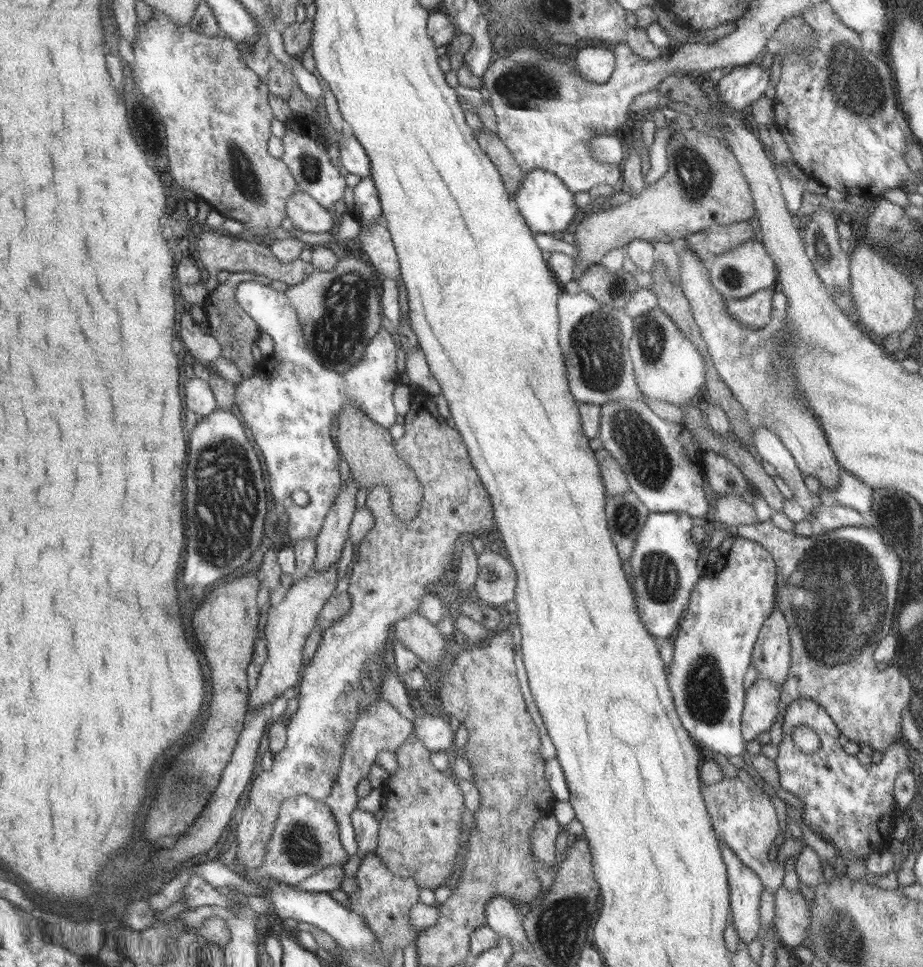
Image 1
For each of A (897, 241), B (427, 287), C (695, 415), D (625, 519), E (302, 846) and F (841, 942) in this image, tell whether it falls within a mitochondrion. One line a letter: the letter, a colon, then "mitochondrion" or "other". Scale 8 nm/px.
A: mitochondrion
B: other
C: other
D: mitochondrion
E: mitochondrion
F: mitochondrion

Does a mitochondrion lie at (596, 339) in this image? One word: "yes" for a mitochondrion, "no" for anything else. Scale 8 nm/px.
yes

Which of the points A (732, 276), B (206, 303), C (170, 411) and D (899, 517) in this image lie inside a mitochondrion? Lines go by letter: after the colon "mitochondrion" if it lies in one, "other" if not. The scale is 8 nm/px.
A: mitochondrion
B: other
C: other
D: mitochondrion

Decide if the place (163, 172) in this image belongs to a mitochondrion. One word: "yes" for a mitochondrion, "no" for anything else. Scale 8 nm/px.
no

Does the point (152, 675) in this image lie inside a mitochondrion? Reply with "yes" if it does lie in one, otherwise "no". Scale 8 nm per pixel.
no

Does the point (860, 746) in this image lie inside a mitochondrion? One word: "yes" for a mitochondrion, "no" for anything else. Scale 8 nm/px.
no

